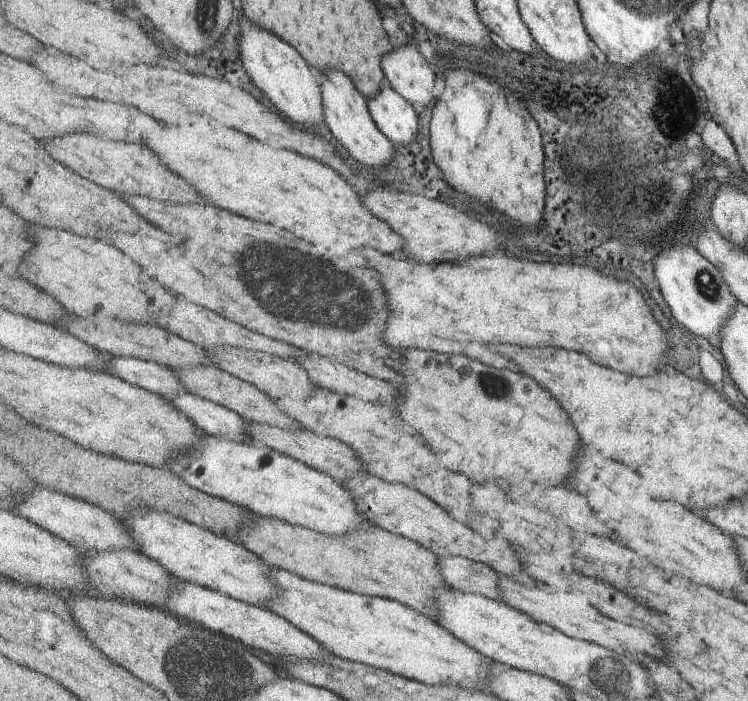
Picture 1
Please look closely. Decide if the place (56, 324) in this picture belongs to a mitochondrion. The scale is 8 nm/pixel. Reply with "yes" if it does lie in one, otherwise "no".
no

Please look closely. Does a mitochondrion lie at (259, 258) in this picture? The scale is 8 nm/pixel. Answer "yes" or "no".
yes

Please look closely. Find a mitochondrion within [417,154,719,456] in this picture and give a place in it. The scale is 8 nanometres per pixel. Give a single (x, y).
(651, 208)

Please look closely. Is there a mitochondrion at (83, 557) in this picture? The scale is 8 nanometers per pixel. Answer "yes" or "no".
no

